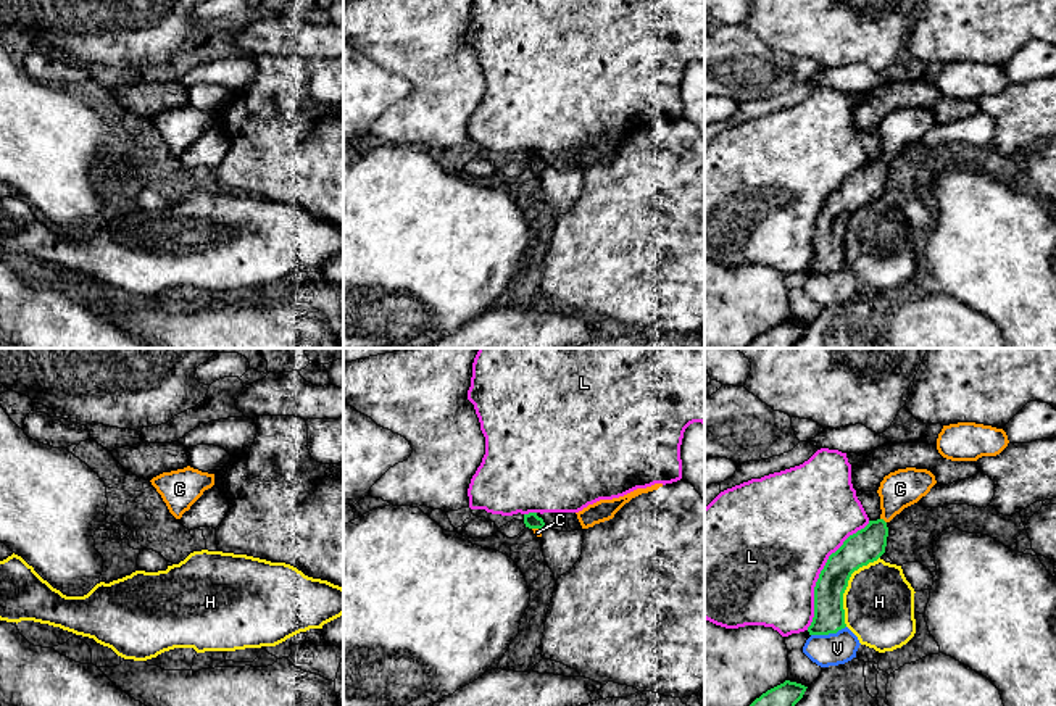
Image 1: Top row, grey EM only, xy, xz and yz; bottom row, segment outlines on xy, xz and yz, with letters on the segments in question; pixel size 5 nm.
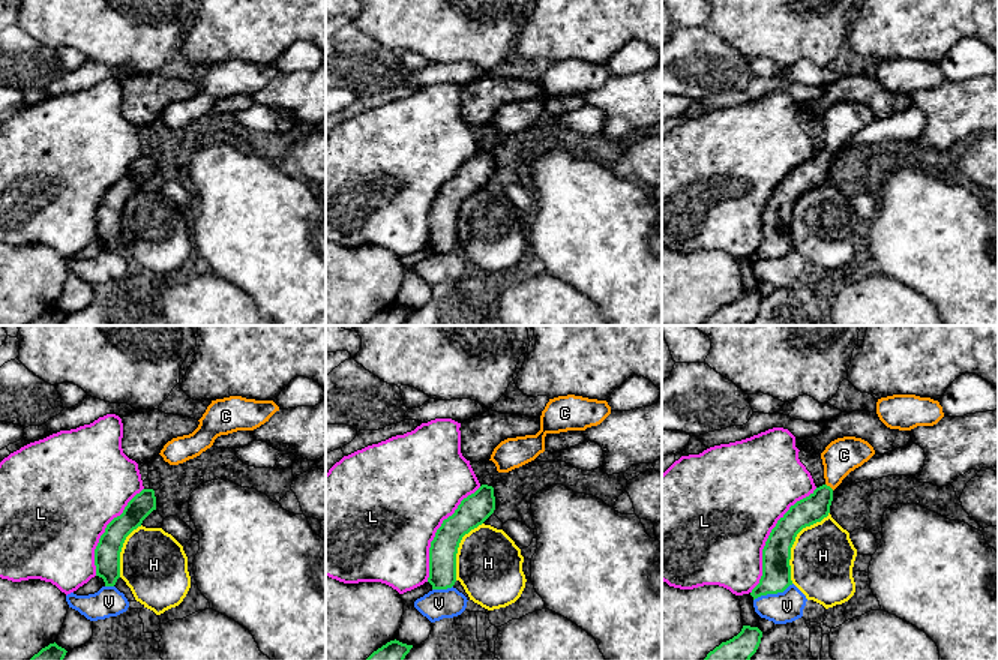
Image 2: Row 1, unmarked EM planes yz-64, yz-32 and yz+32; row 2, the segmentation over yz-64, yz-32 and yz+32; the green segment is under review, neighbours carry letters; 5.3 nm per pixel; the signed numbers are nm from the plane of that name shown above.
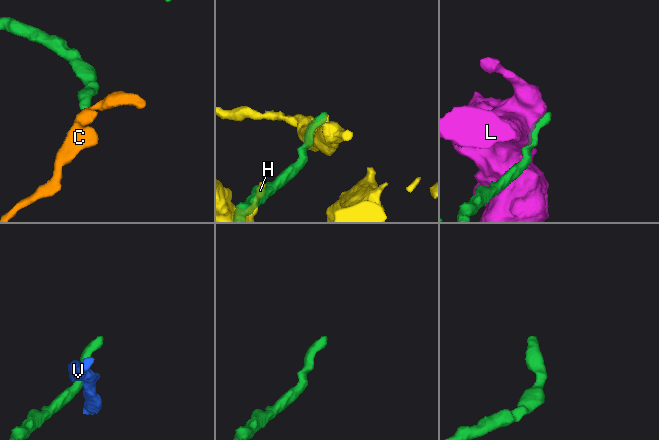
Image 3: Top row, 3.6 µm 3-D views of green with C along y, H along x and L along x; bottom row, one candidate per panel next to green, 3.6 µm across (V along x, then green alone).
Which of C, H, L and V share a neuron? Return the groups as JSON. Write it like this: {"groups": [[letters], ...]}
{"groups": [["C"], ["H"], ["L"], ["V"]]}

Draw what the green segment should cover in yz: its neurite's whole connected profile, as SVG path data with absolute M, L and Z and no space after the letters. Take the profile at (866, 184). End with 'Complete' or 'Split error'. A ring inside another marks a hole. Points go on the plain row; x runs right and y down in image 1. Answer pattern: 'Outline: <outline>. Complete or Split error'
Outline: M906 106L890 111L877 129L882 153L850 174L829 195L814 226L814 256L809 274L829 274L845 268L843 232L854 210L877 200L887 185L887 163L904 147L917 142L937 123L927 108Z. Split error

